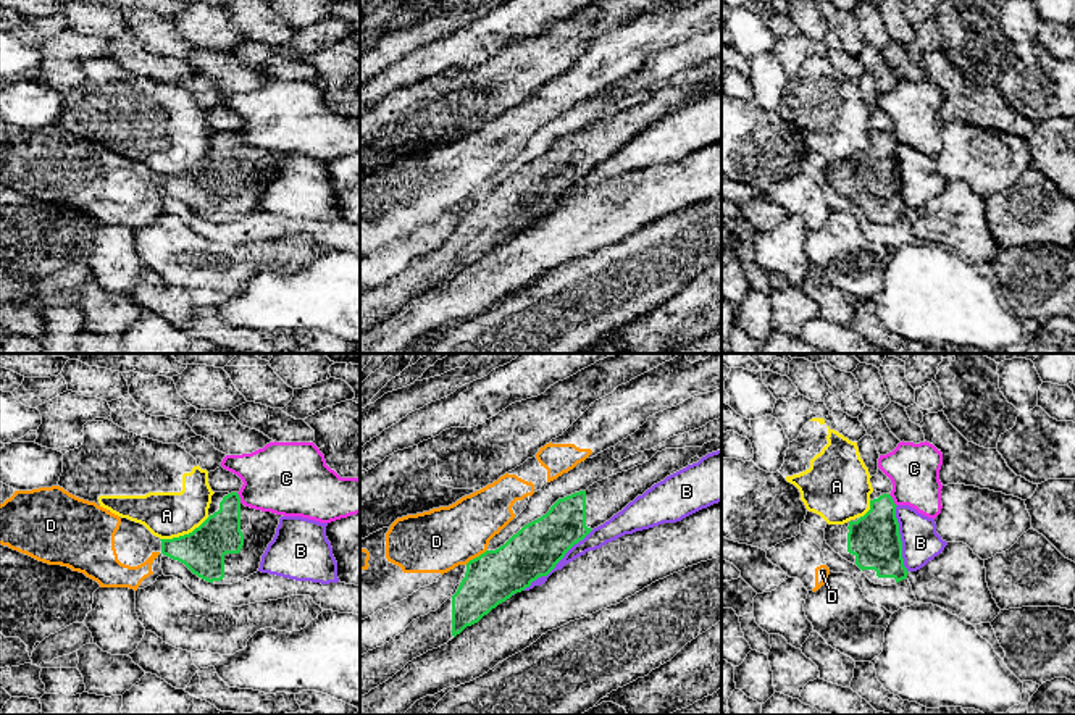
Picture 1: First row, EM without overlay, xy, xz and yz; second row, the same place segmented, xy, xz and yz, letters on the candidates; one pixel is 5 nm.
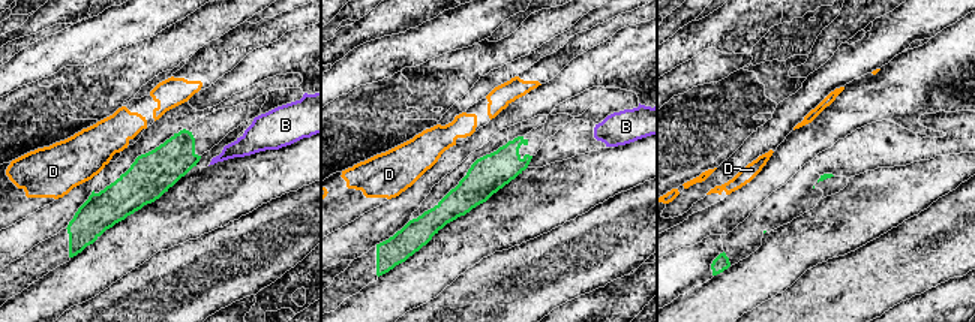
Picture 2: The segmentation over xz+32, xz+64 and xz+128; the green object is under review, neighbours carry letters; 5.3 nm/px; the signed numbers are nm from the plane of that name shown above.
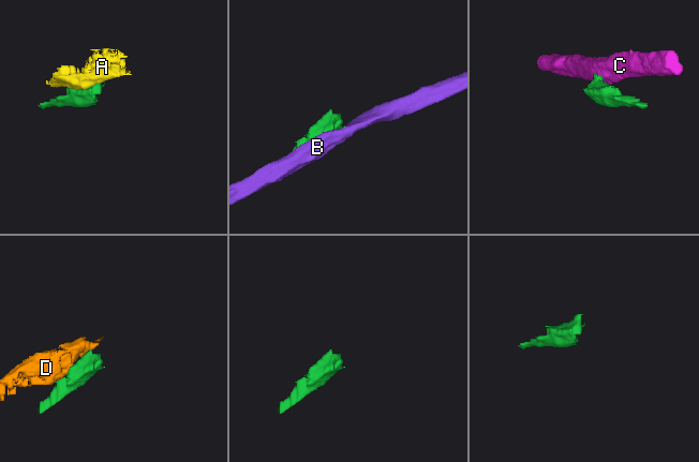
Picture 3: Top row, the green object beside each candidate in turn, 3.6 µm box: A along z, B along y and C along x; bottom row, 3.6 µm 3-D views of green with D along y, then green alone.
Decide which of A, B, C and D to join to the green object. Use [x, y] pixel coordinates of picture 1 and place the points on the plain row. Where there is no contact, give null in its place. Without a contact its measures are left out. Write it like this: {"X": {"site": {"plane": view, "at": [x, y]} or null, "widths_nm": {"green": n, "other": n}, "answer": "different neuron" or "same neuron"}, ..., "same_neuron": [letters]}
{"A": {"site": {"plane": "xy", "at": [184, 173]}, "widths_nm": {"green": 220, "other": 240}, "answer": "different neuron"}, "B": {"site": {"plane": "xz", "at": [559, 199]}, "widths_nm": {"green": 260, "other": 100}, "answer": "different neuron"}, "C": {"site": {"plane": "yz", "at": [893, 139]}, "widths_nm": {"green": 260, "other": 260}, "answer": "different neuron"}, "D": {"site": {"plane": "xz", "at": [476, 196]}, "widths_nm": {"green": 260, "other": 320}, "answer": "different neuron"}, "same_neuron": []}

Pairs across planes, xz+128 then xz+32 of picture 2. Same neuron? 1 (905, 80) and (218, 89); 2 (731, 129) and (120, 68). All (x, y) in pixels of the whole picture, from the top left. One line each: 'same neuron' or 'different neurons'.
1: same neuron
2: same neuron

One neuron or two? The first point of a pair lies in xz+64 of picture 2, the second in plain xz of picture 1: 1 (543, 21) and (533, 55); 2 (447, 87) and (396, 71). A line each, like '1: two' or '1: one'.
1: one
2: two

